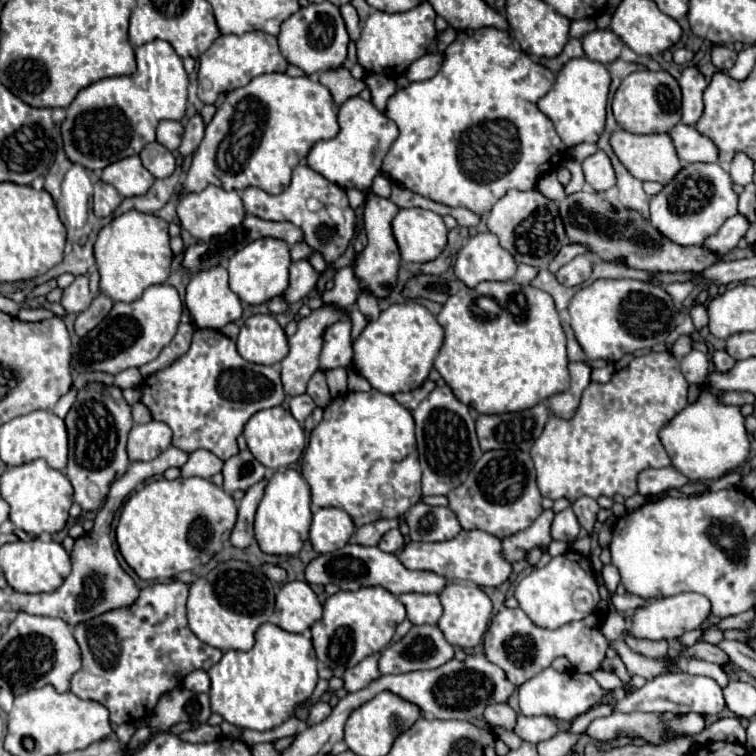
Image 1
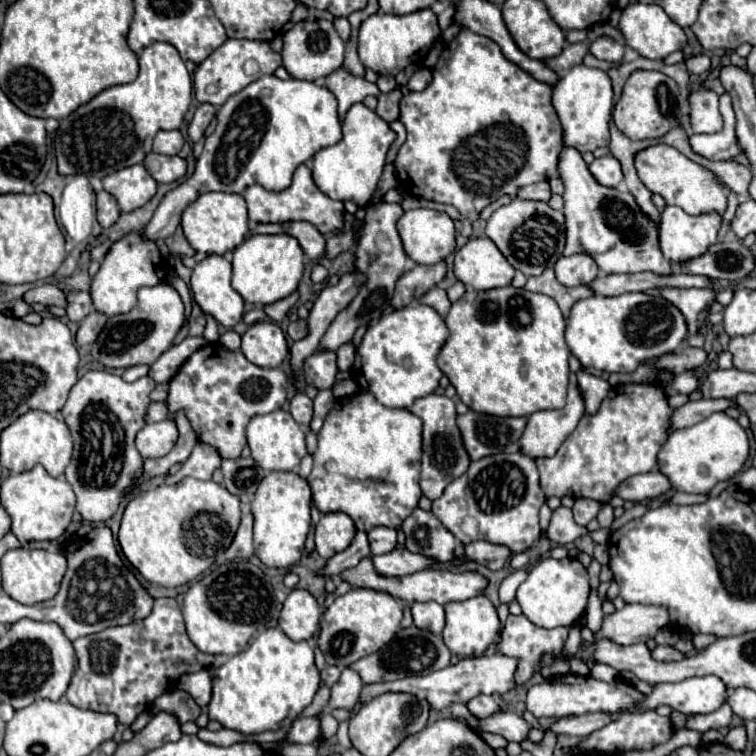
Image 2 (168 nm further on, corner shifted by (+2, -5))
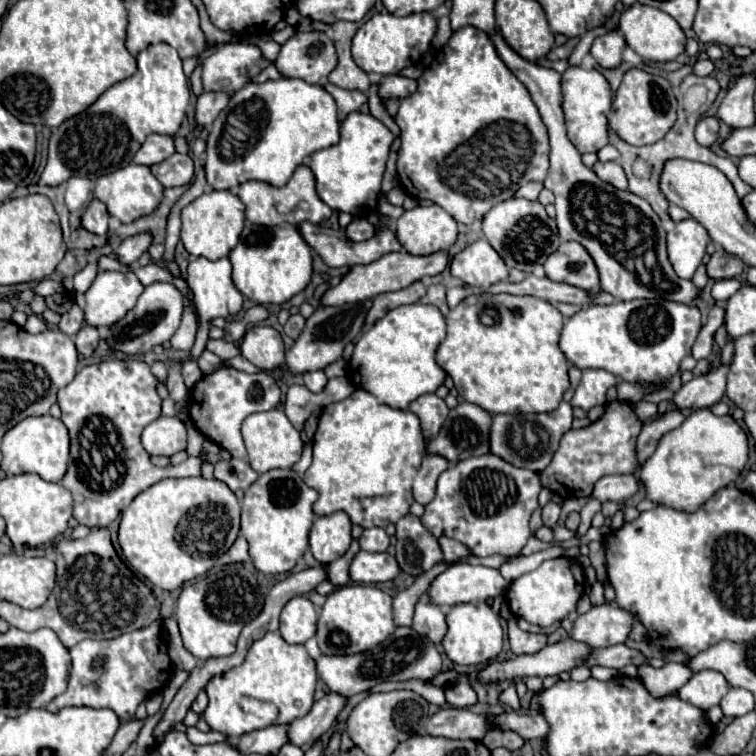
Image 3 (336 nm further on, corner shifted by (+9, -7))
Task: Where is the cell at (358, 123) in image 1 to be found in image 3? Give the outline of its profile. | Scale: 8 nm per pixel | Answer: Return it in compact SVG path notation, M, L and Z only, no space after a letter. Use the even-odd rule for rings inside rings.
M354 111L340 125L340 141L332 147L316 151L310 157L310 169L316 177L316 191L320 199L334 211L346 211L354 217L366 217L376 211L382 175L386 169L392 131L372 115Z

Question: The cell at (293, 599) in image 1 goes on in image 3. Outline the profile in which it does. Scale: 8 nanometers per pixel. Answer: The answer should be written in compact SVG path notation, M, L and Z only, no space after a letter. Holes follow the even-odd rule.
M294 597L280 613L280 635L286 643L306 643L316 633L316 619L316 607L306 597Z

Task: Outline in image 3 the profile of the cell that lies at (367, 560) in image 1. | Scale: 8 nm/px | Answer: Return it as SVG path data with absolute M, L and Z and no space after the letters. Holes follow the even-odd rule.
M454 563L430 583L426 597L434 605L478 603L486 601L488 597L504 595L508 587L510 583L496 569L484 565Z

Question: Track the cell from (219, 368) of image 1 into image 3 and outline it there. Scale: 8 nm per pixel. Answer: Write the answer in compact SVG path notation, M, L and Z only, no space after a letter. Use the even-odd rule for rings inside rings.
M222 365L216 371L202 375L202 379L190 389L188 407L190 407L190 419L192 419L194 427L206 439L210 439L218 447L226 449L232 457L244 459L246 449L244 449L244 441L240 435L242 421L252 413L274 409L278 405L278 401L280 401L280 389L268 373L262 371L256 375L248 375L234 367Z

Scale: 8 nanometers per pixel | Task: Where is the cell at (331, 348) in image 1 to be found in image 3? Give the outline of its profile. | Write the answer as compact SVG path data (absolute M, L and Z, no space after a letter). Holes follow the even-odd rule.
M308 371L302 375L304 385L312 391L312 393L320 393L328 381L328 377L324 375L324 371Z

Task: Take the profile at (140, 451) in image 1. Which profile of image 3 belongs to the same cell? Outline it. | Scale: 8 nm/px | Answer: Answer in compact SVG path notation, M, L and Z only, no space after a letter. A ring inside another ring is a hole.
M160 417L142 431L142 447L150 455L174 455L186 449L186 427L176 417Z

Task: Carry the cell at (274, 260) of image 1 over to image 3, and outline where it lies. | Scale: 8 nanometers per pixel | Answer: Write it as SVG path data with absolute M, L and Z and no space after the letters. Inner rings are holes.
M246 225L238 245L230 251L234 287L250 301L260 305L280 305L300 293L312 273L312 249L304 243L294 225Z

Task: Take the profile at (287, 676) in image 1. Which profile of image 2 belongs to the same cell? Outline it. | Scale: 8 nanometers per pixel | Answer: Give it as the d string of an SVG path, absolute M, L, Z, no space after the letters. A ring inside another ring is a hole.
M265 629L247 651L229 657L221 667L211 669L213 697L207 705L209 719L241 733L277 731L293 723L311 705L319 689L315 655L307 641L291 641L281 629Z

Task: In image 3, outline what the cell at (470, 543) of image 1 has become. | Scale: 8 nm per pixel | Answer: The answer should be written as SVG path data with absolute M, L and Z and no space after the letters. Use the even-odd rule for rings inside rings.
M360 551L350 567L350 577L354 583L364 583L364 585L372 585L372 583L384 583L384 581L392 581L394 577L398 577L400 567L396 563L396 557L392 557L390 553L368 553L368 551Z

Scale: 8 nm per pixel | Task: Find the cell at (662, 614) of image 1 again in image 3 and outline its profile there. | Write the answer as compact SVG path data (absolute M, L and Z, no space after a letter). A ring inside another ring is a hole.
M604 603L580 615L574 621L574 631L570 637L590 645L592 649L610 647L628 639L634 621L636 615L630 611L624 611L612 603Z

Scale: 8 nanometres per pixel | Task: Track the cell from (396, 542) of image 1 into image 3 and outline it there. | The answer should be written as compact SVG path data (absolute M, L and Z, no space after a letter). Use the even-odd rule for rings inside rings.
M370 527L362 531L360 537L360 549L368 551L368 553L378 553L378 551L386 551L390 545L390 537L386 535L386 531L382 527Z

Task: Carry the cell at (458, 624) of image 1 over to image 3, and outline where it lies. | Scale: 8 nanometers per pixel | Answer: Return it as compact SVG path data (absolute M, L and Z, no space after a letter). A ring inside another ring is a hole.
M484 601L480 603L458 603L454 605L448 615L446 615L446 623L448 623L448 633L442 639L442 647L444 653L458 665L486 665L492 659L496 659L496 655L502 649L502 625L498 621L498 615L492 611L492 607Z

